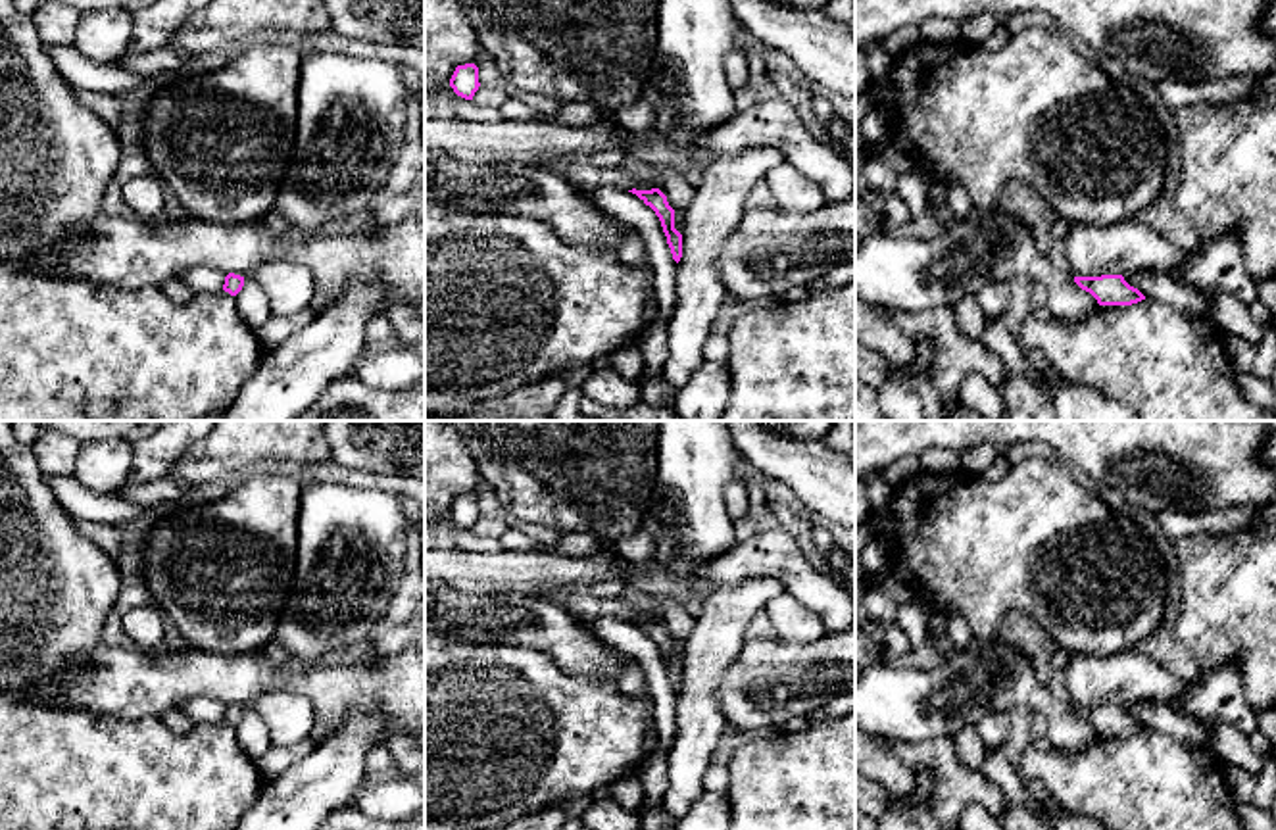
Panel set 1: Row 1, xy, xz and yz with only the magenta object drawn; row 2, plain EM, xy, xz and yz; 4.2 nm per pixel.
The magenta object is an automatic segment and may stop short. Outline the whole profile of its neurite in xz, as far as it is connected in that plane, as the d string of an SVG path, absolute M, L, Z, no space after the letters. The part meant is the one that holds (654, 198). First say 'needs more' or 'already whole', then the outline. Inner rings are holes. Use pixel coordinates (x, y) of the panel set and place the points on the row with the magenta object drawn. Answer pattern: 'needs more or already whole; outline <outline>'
already whole; outline M659 188L628 190L650 206L661 221L673 259L678 263L682 257L682 234L675 229L675 209L669 206L667 196Z

